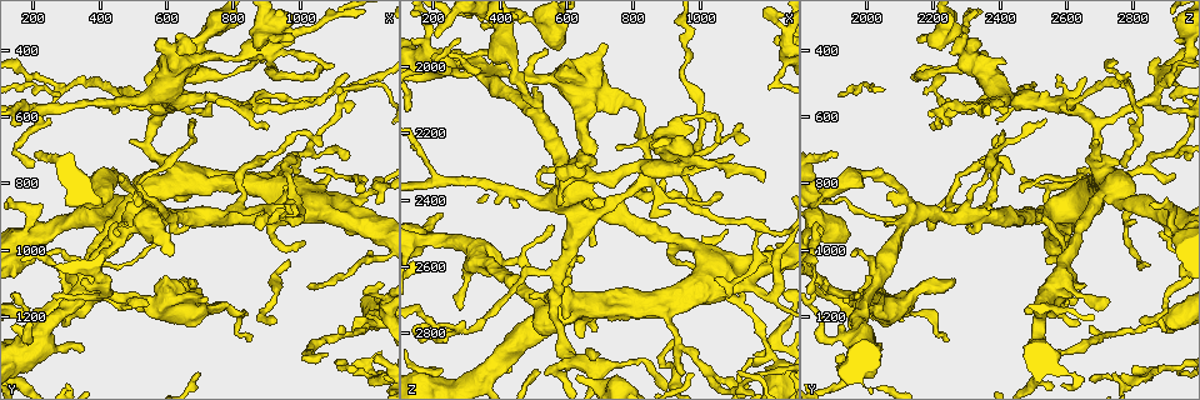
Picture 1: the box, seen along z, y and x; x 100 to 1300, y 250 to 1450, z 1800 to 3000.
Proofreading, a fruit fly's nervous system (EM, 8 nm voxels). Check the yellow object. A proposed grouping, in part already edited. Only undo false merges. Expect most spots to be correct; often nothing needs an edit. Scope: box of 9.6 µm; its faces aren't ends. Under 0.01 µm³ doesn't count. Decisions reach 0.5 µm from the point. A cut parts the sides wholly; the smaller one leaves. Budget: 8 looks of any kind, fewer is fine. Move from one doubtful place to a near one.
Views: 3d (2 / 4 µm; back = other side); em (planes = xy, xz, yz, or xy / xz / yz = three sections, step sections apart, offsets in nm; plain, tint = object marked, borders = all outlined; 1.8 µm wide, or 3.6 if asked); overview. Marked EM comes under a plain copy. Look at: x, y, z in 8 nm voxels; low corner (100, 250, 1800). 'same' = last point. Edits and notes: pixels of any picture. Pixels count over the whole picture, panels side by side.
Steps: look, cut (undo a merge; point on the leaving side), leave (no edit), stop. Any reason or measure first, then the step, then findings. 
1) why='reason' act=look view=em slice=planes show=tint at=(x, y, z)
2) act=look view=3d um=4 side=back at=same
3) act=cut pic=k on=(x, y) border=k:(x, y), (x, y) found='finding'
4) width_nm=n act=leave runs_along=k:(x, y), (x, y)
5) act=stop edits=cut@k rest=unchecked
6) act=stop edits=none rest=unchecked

why='four or more arms meet' act=look view=em slice=xz step=8 show=tint at=(610, 500, 2890)

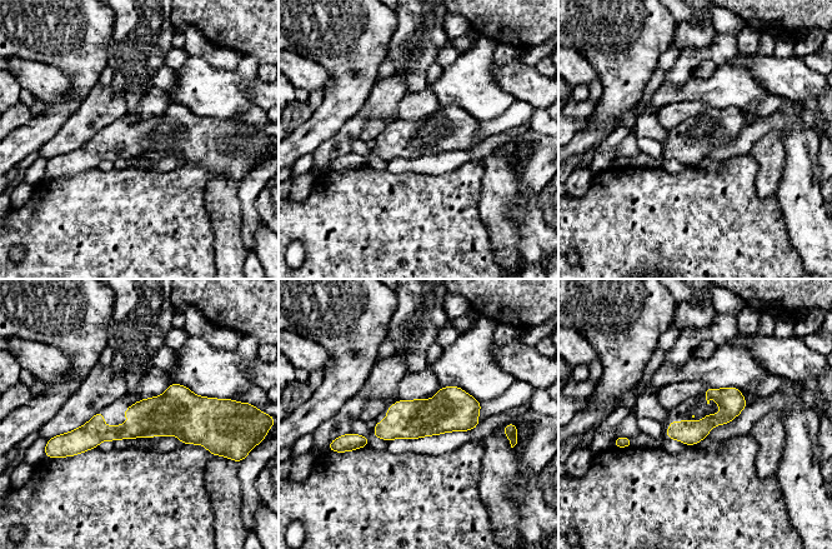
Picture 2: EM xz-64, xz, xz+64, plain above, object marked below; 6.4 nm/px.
why='another direction' act=look view=em slice=planes show=tint at=same

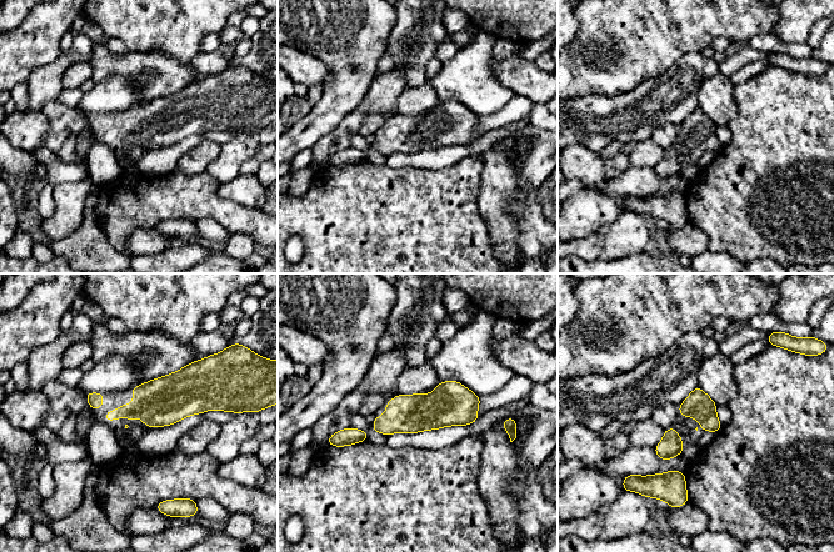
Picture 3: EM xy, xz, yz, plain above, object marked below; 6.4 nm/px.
act=leave found='one neuron here'

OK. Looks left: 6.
act=look view=em um=3.6 slice=yz step=16 show=tint at=(530, 840, 2780)

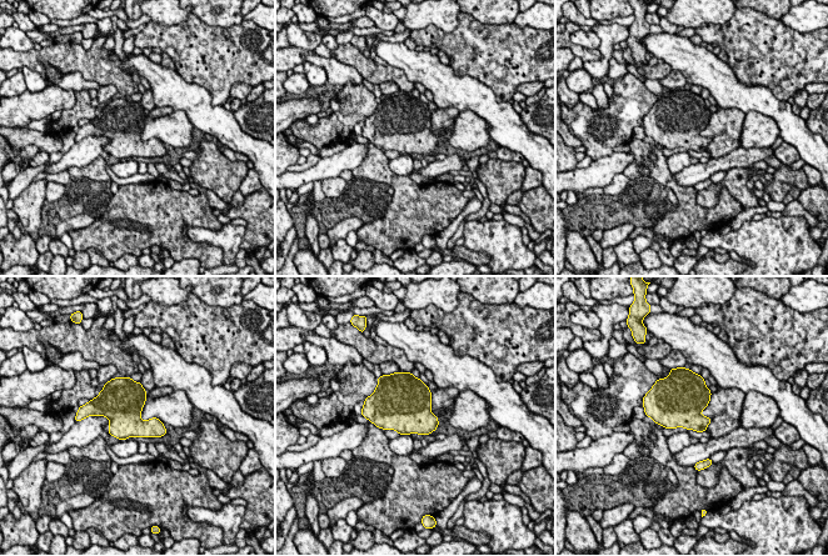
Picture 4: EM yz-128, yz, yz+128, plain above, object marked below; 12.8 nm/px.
act=look view=em um=3.6 slice=planes show=borders at=same

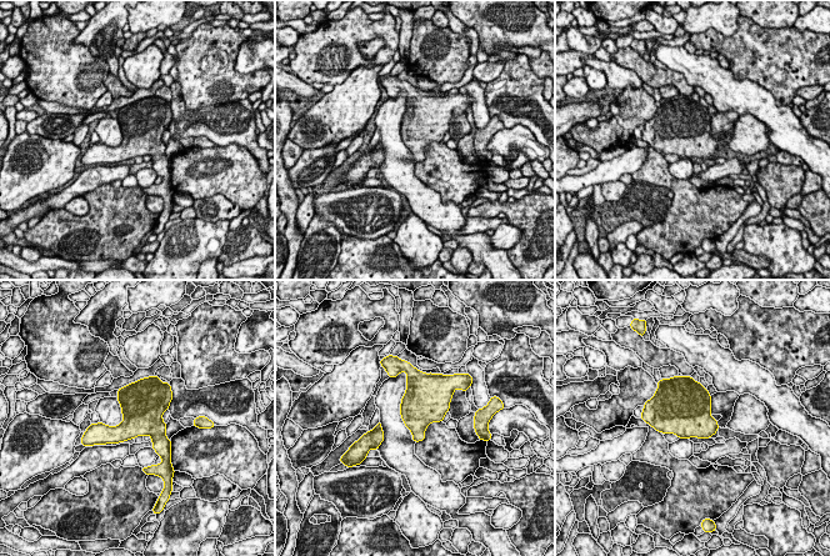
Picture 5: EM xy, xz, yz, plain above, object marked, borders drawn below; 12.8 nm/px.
act=leave found='one neuron here'

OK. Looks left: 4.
why='four or more arms meet' act=look view=3d um=2 at=(910, 410, 2300)

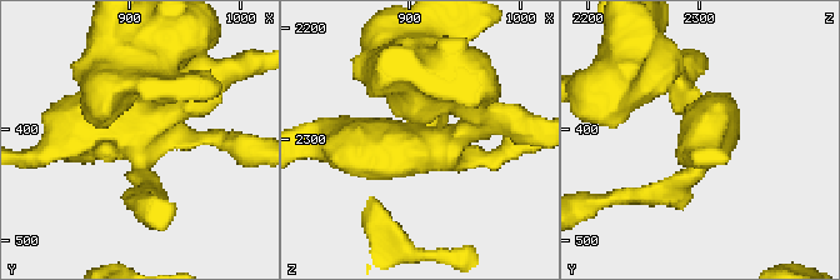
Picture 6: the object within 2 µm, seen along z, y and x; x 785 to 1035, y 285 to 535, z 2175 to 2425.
arms=4 why='shape alone is not enough' act=look view=em slice=xy step=16 show=tint at=(900, 408, 2306)

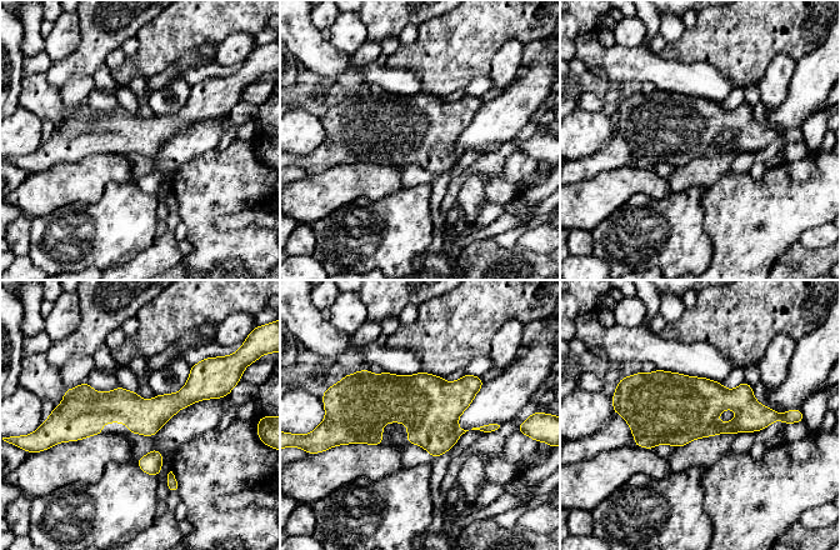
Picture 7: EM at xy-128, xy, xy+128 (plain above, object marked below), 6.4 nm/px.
act=leave runs_along=7:(208, 394), (159, 410), (68, 413) found='all the same neuron'

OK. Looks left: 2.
act=stop edits=none rest=unchecked

